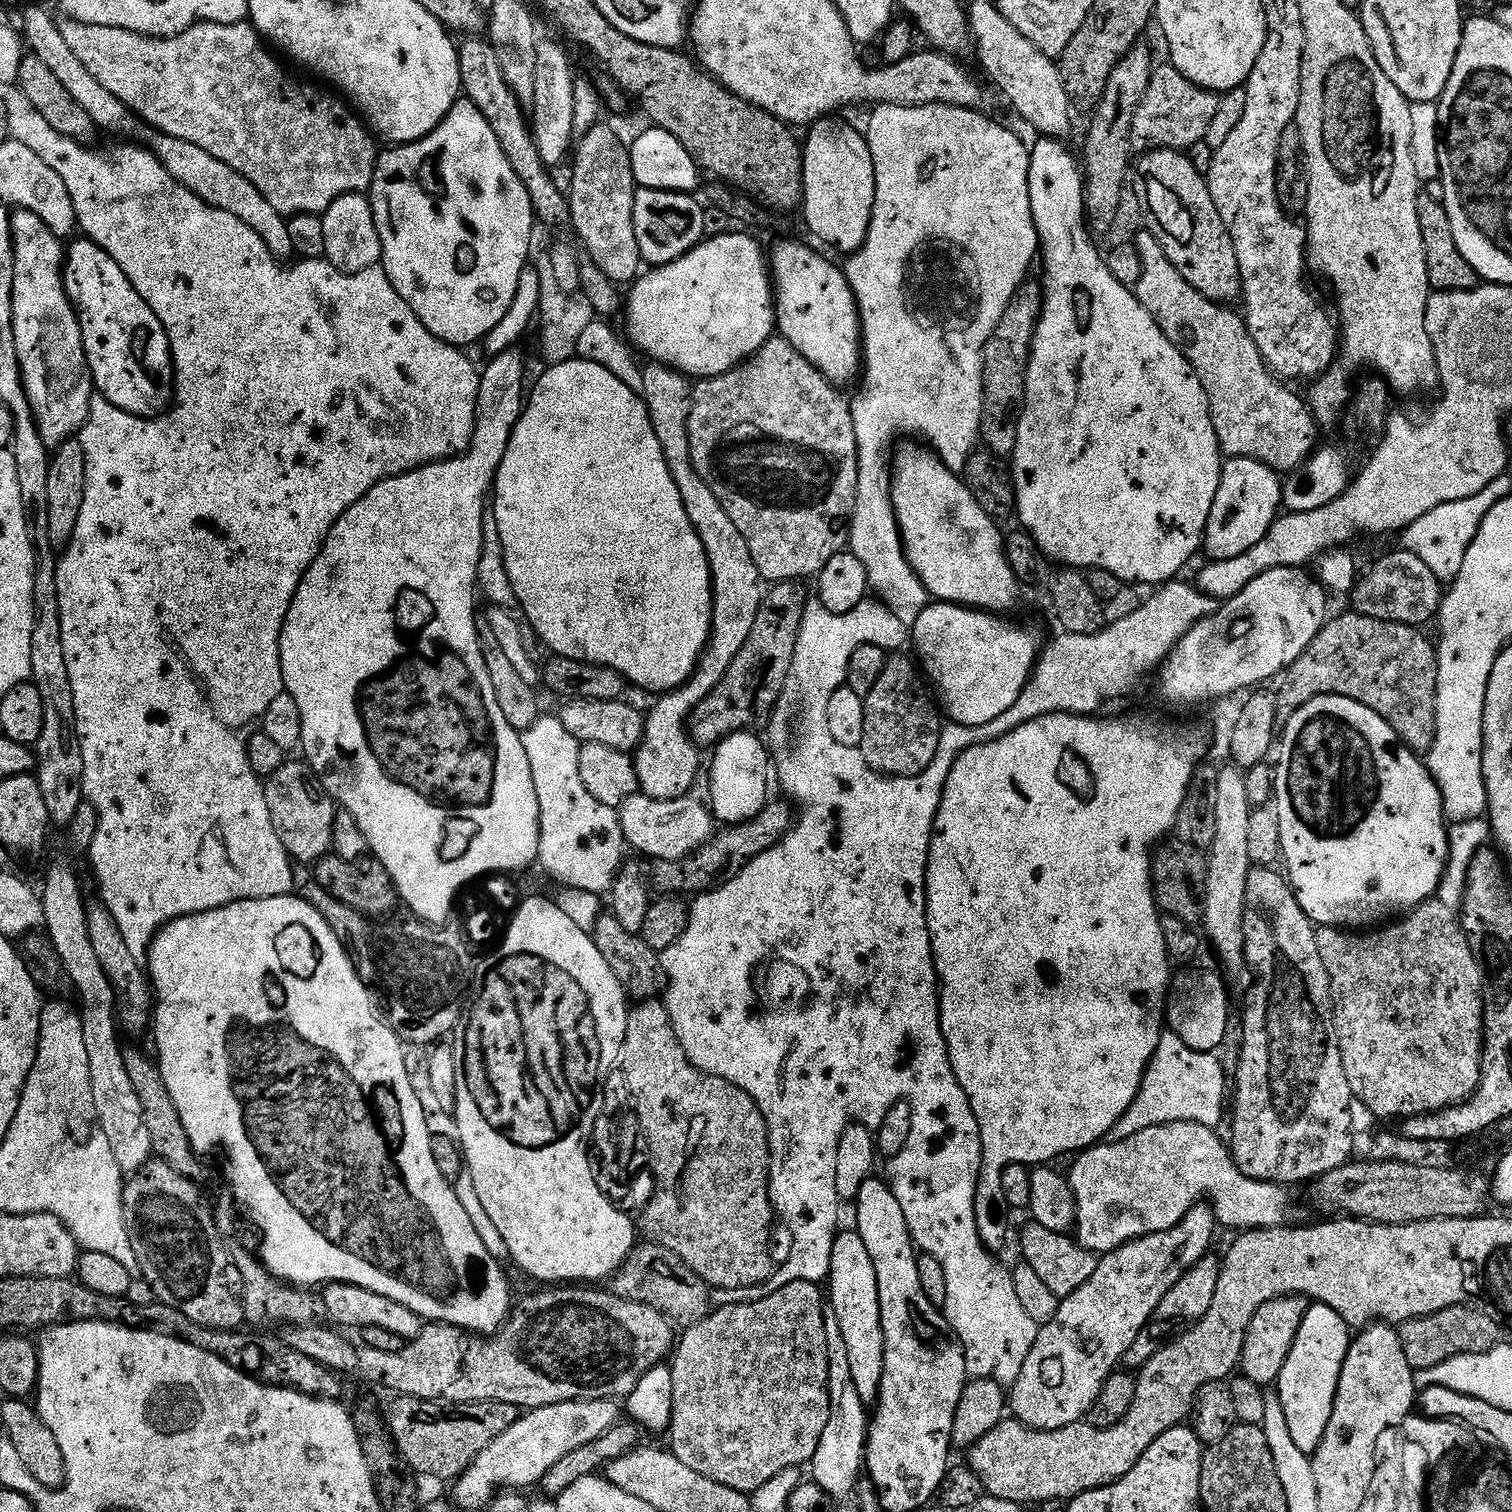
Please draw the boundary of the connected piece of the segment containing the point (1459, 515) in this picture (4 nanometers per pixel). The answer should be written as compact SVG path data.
M1491 491L1479 492L1478 494L1459 500L1458 502L1446 502L1430 514L1424 514L1418 522L1414 522L1405 528L1402 533L1403 551L1418 554L1426 566L1435 574L1441 582L1451 582L1456 579L1456 575L1462 570L1462 562L1466 559L1466 552L1474 542L1478 530L1482 526L1484 519L1494 505L1494 497Z

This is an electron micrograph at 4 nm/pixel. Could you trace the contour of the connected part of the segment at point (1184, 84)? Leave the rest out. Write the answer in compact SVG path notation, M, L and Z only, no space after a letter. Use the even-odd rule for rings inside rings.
M1171 63L1157 67L1152 73L1152 81L1141 98L1132 123L1132 134L1137 141L1145 144L1145 149L1190 150L1205 139L1212 128L1216 115L1220 112L1221 97L1206 88L1199 88L1190 82Z

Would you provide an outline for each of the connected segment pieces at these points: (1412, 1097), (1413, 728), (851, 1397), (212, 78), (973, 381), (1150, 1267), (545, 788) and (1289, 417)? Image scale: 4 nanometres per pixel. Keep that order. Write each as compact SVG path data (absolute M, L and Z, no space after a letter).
M1433 898L1419 907L1411 909L1397 924L1384 928L1381 932L1368 930L1363 934L1357 934L1352 930L1343 928L1316 929L1316 941L1318 950L1322 954L1322 962L1326 962L1326 970L1330 974L1332 983L1332 1008L1336 1022L1336 1033L1340 1039L1342 1050L1342 1062L1346 1070L1348 1085L1353 1097L1357 1101L1365 1103L1369 1110L1384 1120L1396 1120L1403 1122L1411 1116L1425 1116L1431 1112L1441 1112L1444 1108L1452 1108L1456 1104L1465 1104L1476 1092L1480 1084L1480 1075L1484 1062L1484 1006L1486 1003L1486 972L1482 967L1482 961L1472 948L1470 937L1466 934L1461 917L1457 909L1446 899Z
M1347 610L1341 616L1333 615L1331 619L1325 623L1324 629L1316 635L1314 642L1310 642L1310 646L1301 654L1292 665L1280 673L1278 677L1278 685L1275 689L1276 701L1278 702L1278 718L1277 725L1283 726L1287 724L1288 719L1297 712L1302 706L1306 706L1314 698L1319 696L1341 696L1342 698L1350 698L1354 702L1362 702L1362 706L1366 706L1370 710L1374 710L1374 714L1378 714L1384 719L1393 730L1398 734L1398 738L1406 745L1411 752L1417 754L1427 754L1434 746L1436 741L1436 691L1438 690L1438 666L1440 665L1440 658L1438 655L1438 648L1435 643L1432 644L1423 636L1419 627L1410 624L1395 624L1394 622L1382 622L1378 618L1366 618L1361 612L1355 610Z
M830 1310L825 1311L826 1342L828 1343L828 1389L830 1390L830 1422L822 1430L818 1450L814 1454L810 1468L816 1471L814 1483L822 1486L826 1494L843 1498L851 1497L857 1491L866 1468L866 1449L868 1447L869 1409L858 1398L858 1389L854 1387L854 1378L850 1374L850 1357L846 1351L846 1341L842 1339L842 1329L838 1327L838 1318Z
M69 18L61 19L59 26L62 38L69 44L70 51L82 61L82 66L86 66L86 70L90 70L92 77L101 86L106 86L106 90L110 90L110 94L114 94L114 98L121 100L128 107L129 113L135 114L137 117L140 115L144 119L143 123L151 126L155 131L164 132L174 138L182 138L186 142L194 142L194 146L202 146L202 150L206 150L206 154L214 154L214 158L218 158L218 162L226 162L226 166L231 166L233 170L238 170L238 174L250 178L250 182L254 182L254 186L258 186L262 198L266 198L266 202L270 202L270 206L274 206L274 210L281 212L285 218L302 214L320 216L338 198L364 194L371 189L378 147L376 148L375 142L377 143L377 141L374 139L373 133L366 127L365 121L351 107L344 108L345 101L339 95L333 94L331 91L323 92L320 88L311 88L308 84L299 84L298 81L291 80L280 69L279 62L268 53L269 45L265 43L251 23L241 22L230 25L196 23L180 36L164 39L152 39L151 36L140 36L128 29L118 29L114 26L94 26Z
M916 102L911 106L903 104L881 104L871 109L872 117L868 120L866 137L870 154L873 155L874 174L876 175L877 194L873 206L872 227L860 251L847 257L848 264L843 265L844 275L848 284L856 294L856 304L860 307L862 325L862 380L864 389L851 401L854 430L858 438L858 498L856 514L852 517L850 529L850 550L866 566L869 589L894 614L898 614L903 624L911 626L918 622L918 614L928 607L930 597L926 586L913 570L904 550L904 541L900 539L900 523L896 521L896 507L892 504L892 474L890 465L894 460L894 445L901 438L919 438L926 442L941 462L954 473L963 473L973 452L977 451L982 440L984 427L984 351L986 342L994 334L998 322L1002 322L1002 314L1010 306L1014 294L1025 283L1028 267L1032 259L1037 259L1040 252L1040 239L1036 233L1036 223L1032 217L1030 206L1030 158L1029 145L1023 144L1010 129L975 108L959 108L949 104L930 104Z
M1201 1202L1193 1206L1190 1210L1190 1214L1188 1214L1178 1226L1174 1226L1170 1230L1162 1230L1158 1234L1140 1236L1139 1239L1132 1240L1129 1244L1123 1244L1118 1250L1101 1255L1094 1270L1094 1278L1090 1278L1090 1282L1086 1282L1086 1286L1078 1286L1078 1290L1074 1290L1074 1294L1063 1297L1058 1306L1058 1314L1054 1314L1054 1318L1050 1318L1050 1322L1043 1325L1043 1327L1037 1331L1034 1346L1026 1358L1026 1366L1022 1366L1022 1374L1018 1374L1015 1384L1011 1385L1010 1388L1011 1415L1019 1420L1020 1423L1026 1425L1027 1428L1037 1428L1043 1432L1053 1432L1054 1430L1065 1428L1071 1424L1081 1423L1094 1406L1094 1402L1098 1398L1102 1386L1108 1381L1108 1377L1117 1371L1118 1365L1124 1359L1126 1350L1130 1350L1130 1346L1134 1346L1134 1338L1138 1338L1138 1334L1142 1334L1142 1330L1146 1328L1152 1320L1154 1310L1158 1310L1162 1298L1166 1298L1168 1291L1184 1277L1185 1272L1191 1270L1200 1259L1213 1251L1212 1239L1216 1236L1216 1228L1218 1229L1218 1221L1216 1219L1216 1212L1213 1210L1211 1203Z
M541 715L540 720L523 733L526 746L526 758L530 758L530 770L534 774L535 789L538 790L540 806L541 852L538 857L539 867L544 867L560 886L576 890L592 891L599 894L611 893L617 873L625 863L626 843L623 836L620 813L615 808L606 806L586 790L578 774L578 758L582 747L580 741L562 726L559 715Z
M1141 231L1140 237L1134 240L1136 249L1140 252L1144 270L1142 278L1135 286L1137 298L1146 306L1146 310L1158 322L1158 326L1178 346L1178 350L1184 353L1192 368L1198 374L1202 386L1208 395L1214 430L1218 434L1221 453L1225 457L1245 456L1254 458L1266 466L1270 466L1275 472L1291 474L1316 451L1316 428L1318 421L1312 414L1312 409L1296 392L1291 392L1285 381L1277 378L1270 371L1268 364L1262 358L1254 338L1250 338L1250 330L1244 324L1244 317L1239 311L1231 307L1215 304L1210 298L1198 294L1182 274L1166 258L1160 243L1155 240L1152 233Z

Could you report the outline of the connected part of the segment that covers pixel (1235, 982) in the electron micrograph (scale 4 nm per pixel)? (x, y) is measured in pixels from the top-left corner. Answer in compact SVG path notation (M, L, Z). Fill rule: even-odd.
M1235 766L1221 767L1217 774L1218 804L1216 837L1210 849L1208 861L1208 877L1204 887L1204 919L1202 928L1208 931L1206 940L1212 943L1216 956L1220 959L1219 967L1222 975L1233 993L1247 993L1251 989L1254 979L1251 968L1248 967L1246 950L1244 949L1244 915L1246 914L1246 878L1252 873L1254 867L1250 858L1250 818L1254 811L1250 802L1250 794L1244 777L1245 769Z

